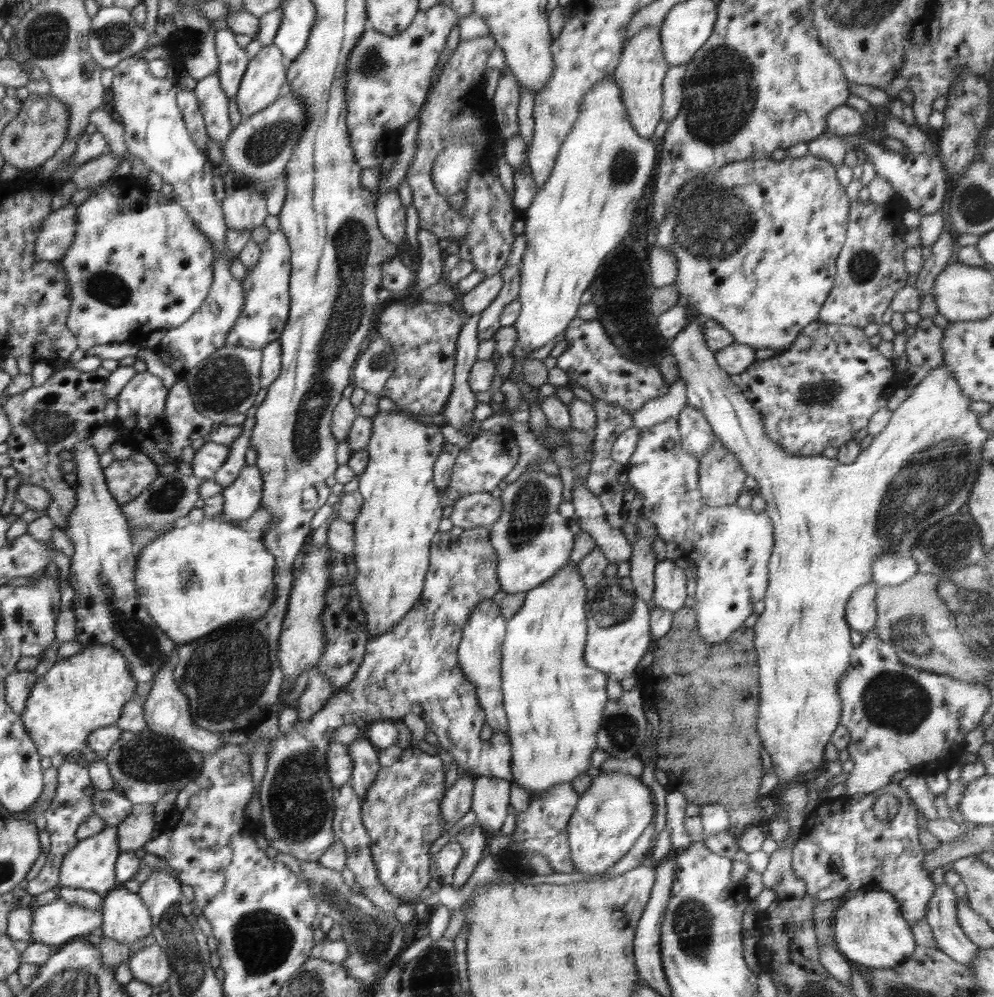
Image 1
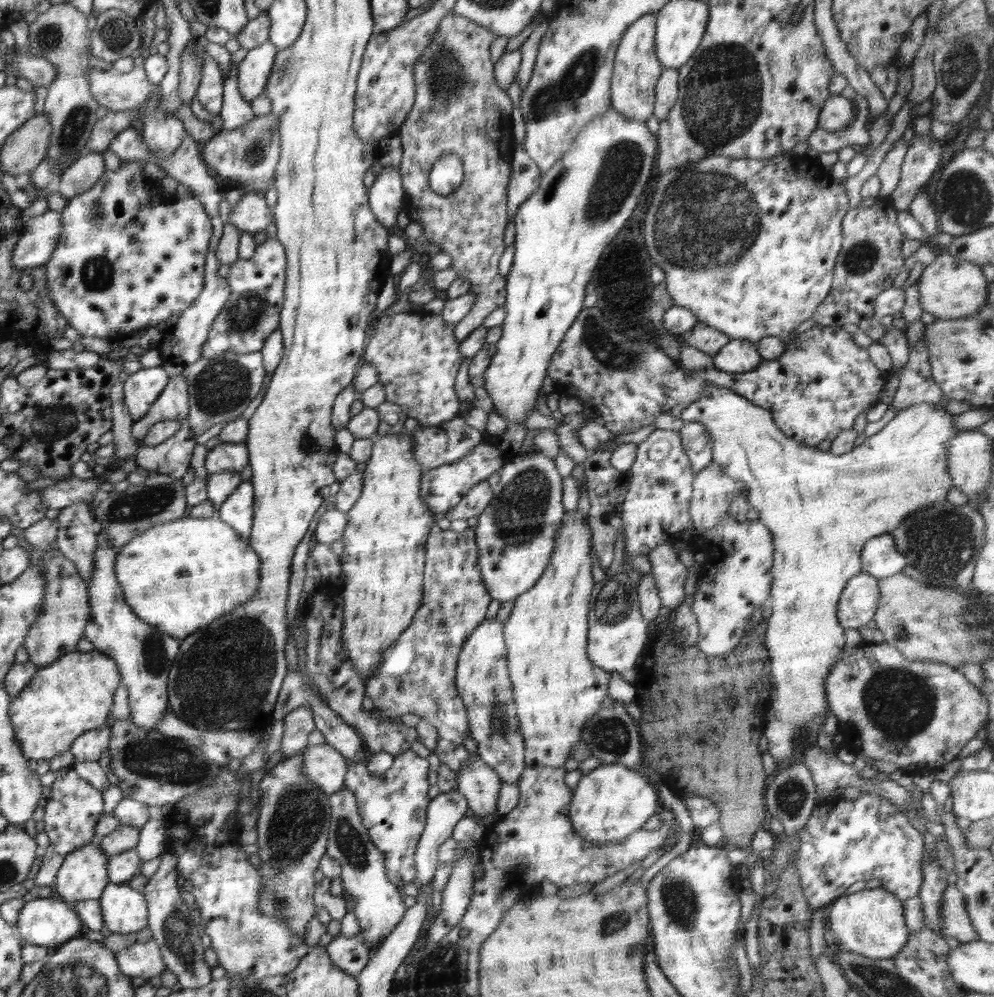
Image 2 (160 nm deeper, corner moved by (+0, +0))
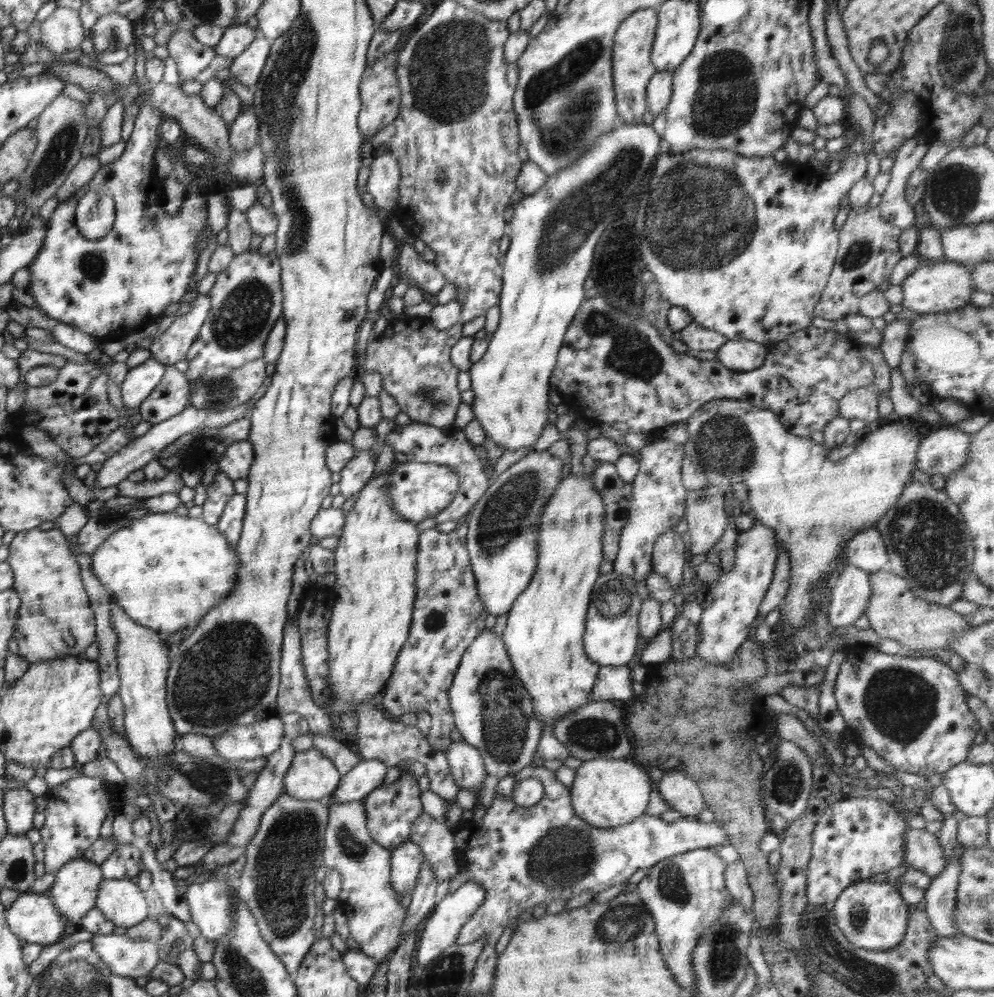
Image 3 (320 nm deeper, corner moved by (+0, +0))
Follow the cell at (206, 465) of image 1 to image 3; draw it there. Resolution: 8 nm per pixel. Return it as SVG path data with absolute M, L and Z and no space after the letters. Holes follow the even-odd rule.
M250 441L233 442L227 445L226 452L219 460L220 472L233 481L238 478L247 478L253 460L254 449Z

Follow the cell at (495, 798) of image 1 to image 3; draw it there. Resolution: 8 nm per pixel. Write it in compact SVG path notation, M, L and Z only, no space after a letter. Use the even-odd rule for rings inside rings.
M452 741L450 746L445 756L451 775L461 789L472 790L478 798L484 777L488 774L482 756L466 741Z

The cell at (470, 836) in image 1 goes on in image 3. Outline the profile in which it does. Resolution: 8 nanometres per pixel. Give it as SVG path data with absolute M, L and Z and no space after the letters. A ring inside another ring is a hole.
M460 885L454 892L448 893L442 901L437 903L434 910L426 918L417 941L416 962L418 968L426 968L434 958L438 958L448 946L455 943L462 925L478 910L483 903L486 893L480 885Z

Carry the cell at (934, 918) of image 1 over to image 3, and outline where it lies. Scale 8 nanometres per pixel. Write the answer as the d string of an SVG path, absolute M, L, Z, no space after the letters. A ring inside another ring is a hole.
M926 829L906 832L905 862L930 876L931 880L945 867L945 856L934 837Z

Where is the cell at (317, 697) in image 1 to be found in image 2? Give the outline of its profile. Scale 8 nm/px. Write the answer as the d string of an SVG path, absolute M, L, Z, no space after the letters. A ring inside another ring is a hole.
M300 706L290 712L284 718L284 736L282 736L282 759L288 759L292 755L306 748L307 739L315 731L314 713L308 707Z

